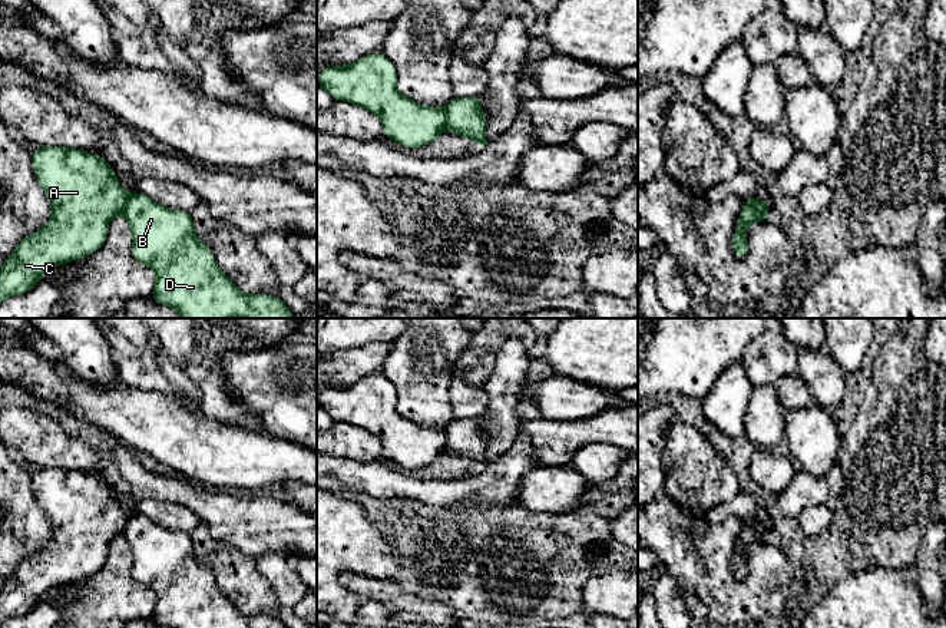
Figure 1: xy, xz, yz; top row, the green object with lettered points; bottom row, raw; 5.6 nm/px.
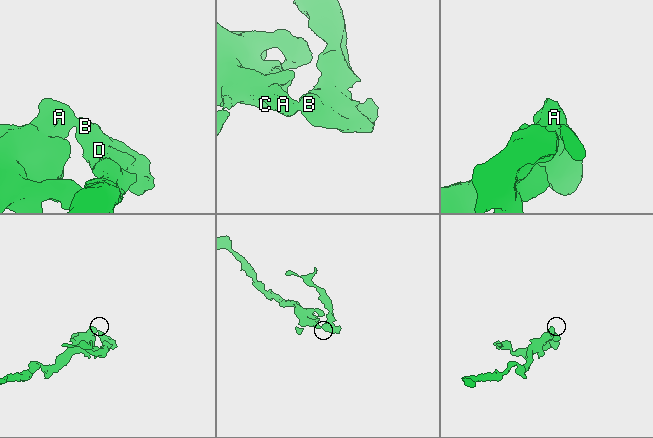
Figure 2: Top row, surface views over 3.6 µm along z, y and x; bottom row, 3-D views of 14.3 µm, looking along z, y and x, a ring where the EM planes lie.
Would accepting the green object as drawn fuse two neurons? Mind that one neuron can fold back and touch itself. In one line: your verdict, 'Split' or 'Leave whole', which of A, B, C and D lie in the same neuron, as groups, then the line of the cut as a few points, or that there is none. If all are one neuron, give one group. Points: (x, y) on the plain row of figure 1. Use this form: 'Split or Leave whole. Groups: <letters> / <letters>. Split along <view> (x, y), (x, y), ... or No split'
Split. Groups: A C / B D. Split along xz (443, 430), (446, 435), (446, 449)

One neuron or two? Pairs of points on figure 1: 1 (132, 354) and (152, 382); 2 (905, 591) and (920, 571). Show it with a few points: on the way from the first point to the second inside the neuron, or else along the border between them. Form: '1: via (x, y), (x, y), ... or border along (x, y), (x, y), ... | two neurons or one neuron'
1: via (132, 362), (145, 374) | one neuron
2: border along (910, 574), (926, 610) | two neurons

